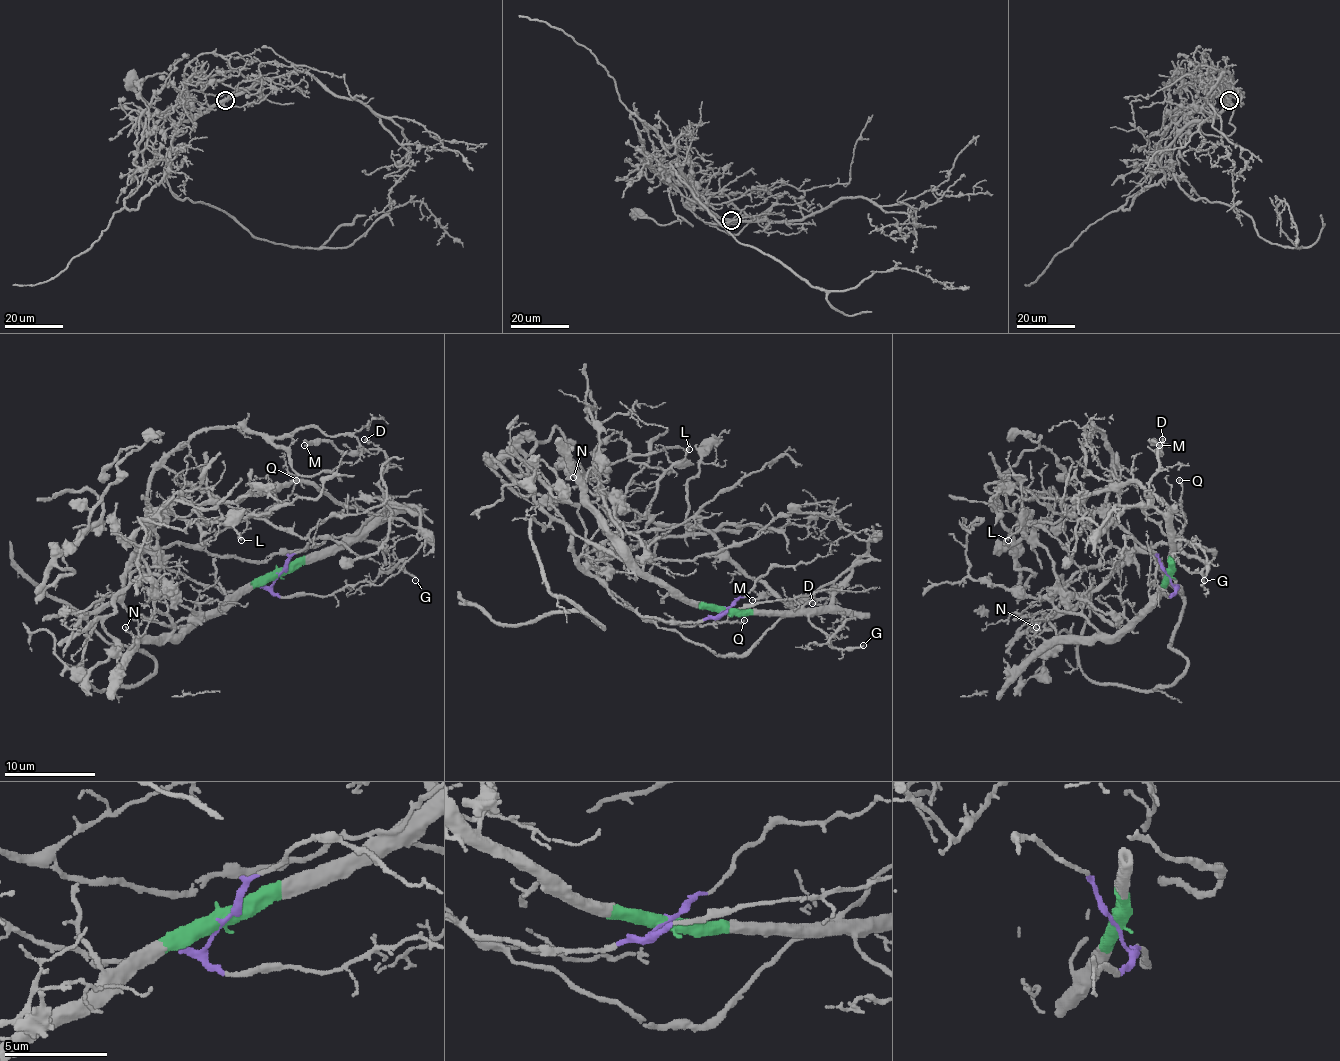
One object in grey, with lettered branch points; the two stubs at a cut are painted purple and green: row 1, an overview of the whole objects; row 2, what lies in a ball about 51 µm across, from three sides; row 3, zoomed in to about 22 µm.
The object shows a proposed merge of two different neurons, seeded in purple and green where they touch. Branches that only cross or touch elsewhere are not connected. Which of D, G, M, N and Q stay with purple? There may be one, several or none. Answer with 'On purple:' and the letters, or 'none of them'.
On purple: Q

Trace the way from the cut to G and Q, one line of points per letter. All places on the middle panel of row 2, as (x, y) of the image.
G: (727, 610), (806, 615), (838, 649), (863, 644)
Q: (727, 610), (715, 617), (666, 621), (643, 617), (609, 592), (652, 619), (686, 626), (745, 619)

